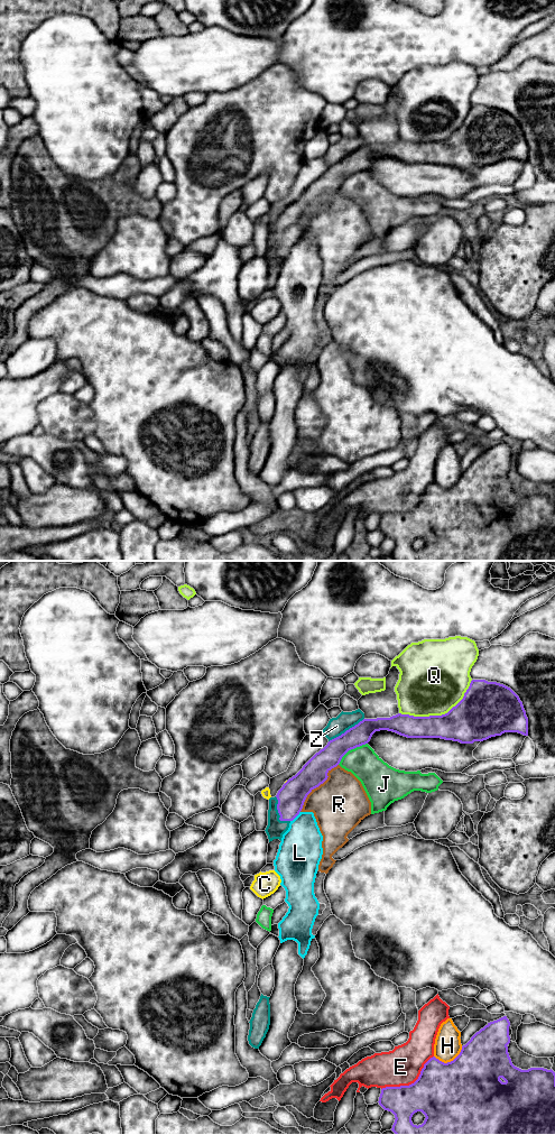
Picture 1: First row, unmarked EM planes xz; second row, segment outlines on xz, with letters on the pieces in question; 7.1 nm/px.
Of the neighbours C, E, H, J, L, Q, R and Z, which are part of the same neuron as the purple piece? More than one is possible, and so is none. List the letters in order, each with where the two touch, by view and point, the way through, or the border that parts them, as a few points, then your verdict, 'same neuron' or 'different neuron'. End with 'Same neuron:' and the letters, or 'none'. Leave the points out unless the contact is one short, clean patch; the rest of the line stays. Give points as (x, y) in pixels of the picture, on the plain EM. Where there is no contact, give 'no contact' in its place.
C: meets purple in xz at (286, 208); border along xz (287, 206), (285, 209); different neuron
E: meets purple in xz at (412, 509); different neuron
H: meets purple in xz at (451, 487); different neuron
J: meets purple in xz at (351, 174); different neuron
L: meets purple in xz at (295, 242); different neuron
Q: meets purple in xz at (440, 141); different neuron
R: meets purple in xz at (316, 212); different neuron
Z: meets purple in xz at (347, 156); same neuron
Same neuron: Z

